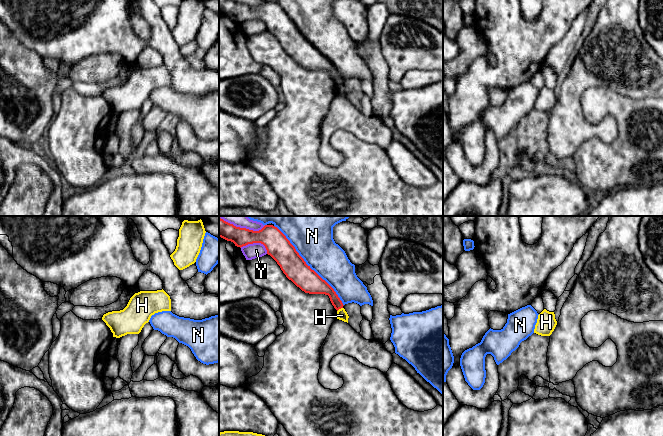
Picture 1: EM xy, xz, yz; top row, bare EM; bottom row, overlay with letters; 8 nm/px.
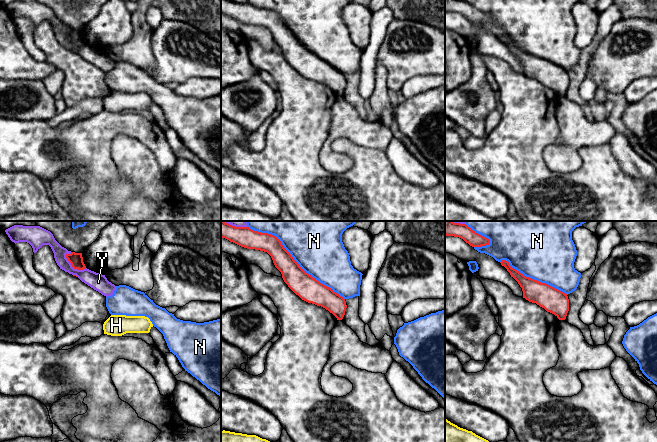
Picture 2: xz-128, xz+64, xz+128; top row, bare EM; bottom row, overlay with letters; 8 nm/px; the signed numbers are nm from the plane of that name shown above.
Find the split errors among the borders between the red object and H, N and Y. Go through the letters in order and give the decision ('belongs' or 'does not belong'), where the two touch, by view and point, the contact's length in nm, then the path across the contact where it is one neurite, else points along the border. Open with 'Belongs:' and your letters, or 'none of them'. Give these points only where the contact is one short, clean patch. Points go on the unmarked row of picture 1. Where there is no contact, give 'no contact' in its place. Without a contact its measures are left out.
Belongs: none of them
H: does not belong | xz (339, 84) | 60 nm | along xz (342, 83), (337, 87)
N: does not belong | xz (309, 42) | 850 nm
Y: does not belong | xz (256, 18) | 220 nm

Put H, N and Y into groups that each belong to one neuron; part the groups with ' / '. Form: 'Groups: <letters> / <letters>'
Groups: H / N / Y

